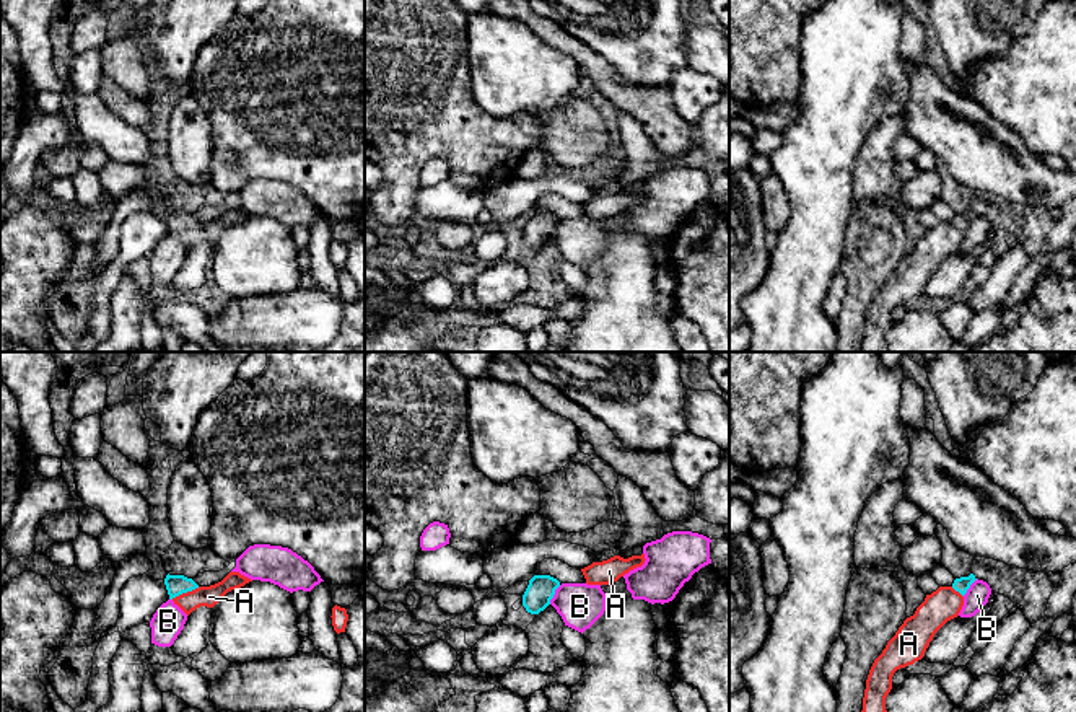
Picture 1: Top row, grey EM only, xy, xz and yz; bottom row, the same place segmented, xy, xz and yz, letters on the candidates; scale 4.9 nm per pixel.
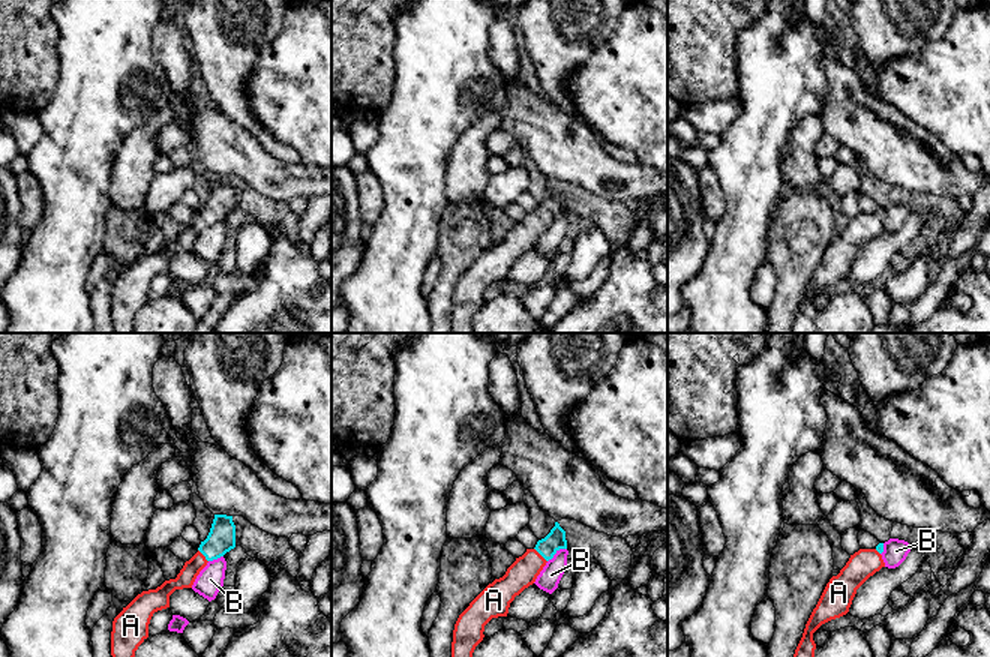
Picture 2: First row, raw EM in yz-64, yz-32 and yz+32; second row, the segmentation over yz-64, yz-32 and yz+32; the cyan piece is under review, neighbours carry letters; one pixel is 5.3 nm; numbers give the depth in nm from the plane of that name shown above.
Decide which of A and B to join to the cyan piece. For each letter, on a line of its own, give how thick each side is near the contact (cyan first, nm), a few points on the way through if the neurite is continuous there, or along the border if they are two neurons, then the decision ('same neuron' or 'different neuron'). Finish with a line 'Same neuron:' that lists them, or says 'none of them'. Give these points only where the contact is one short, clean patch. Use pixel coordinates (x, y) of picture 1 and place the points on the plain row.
A: calibres 100 and 100 nm; way xy (176, 220), (184, 227), (209, 232); same neuron
B: calibres 140 and 220 nm; border xz (560, 220), (549, 238); different neuron
Same neuron: A

